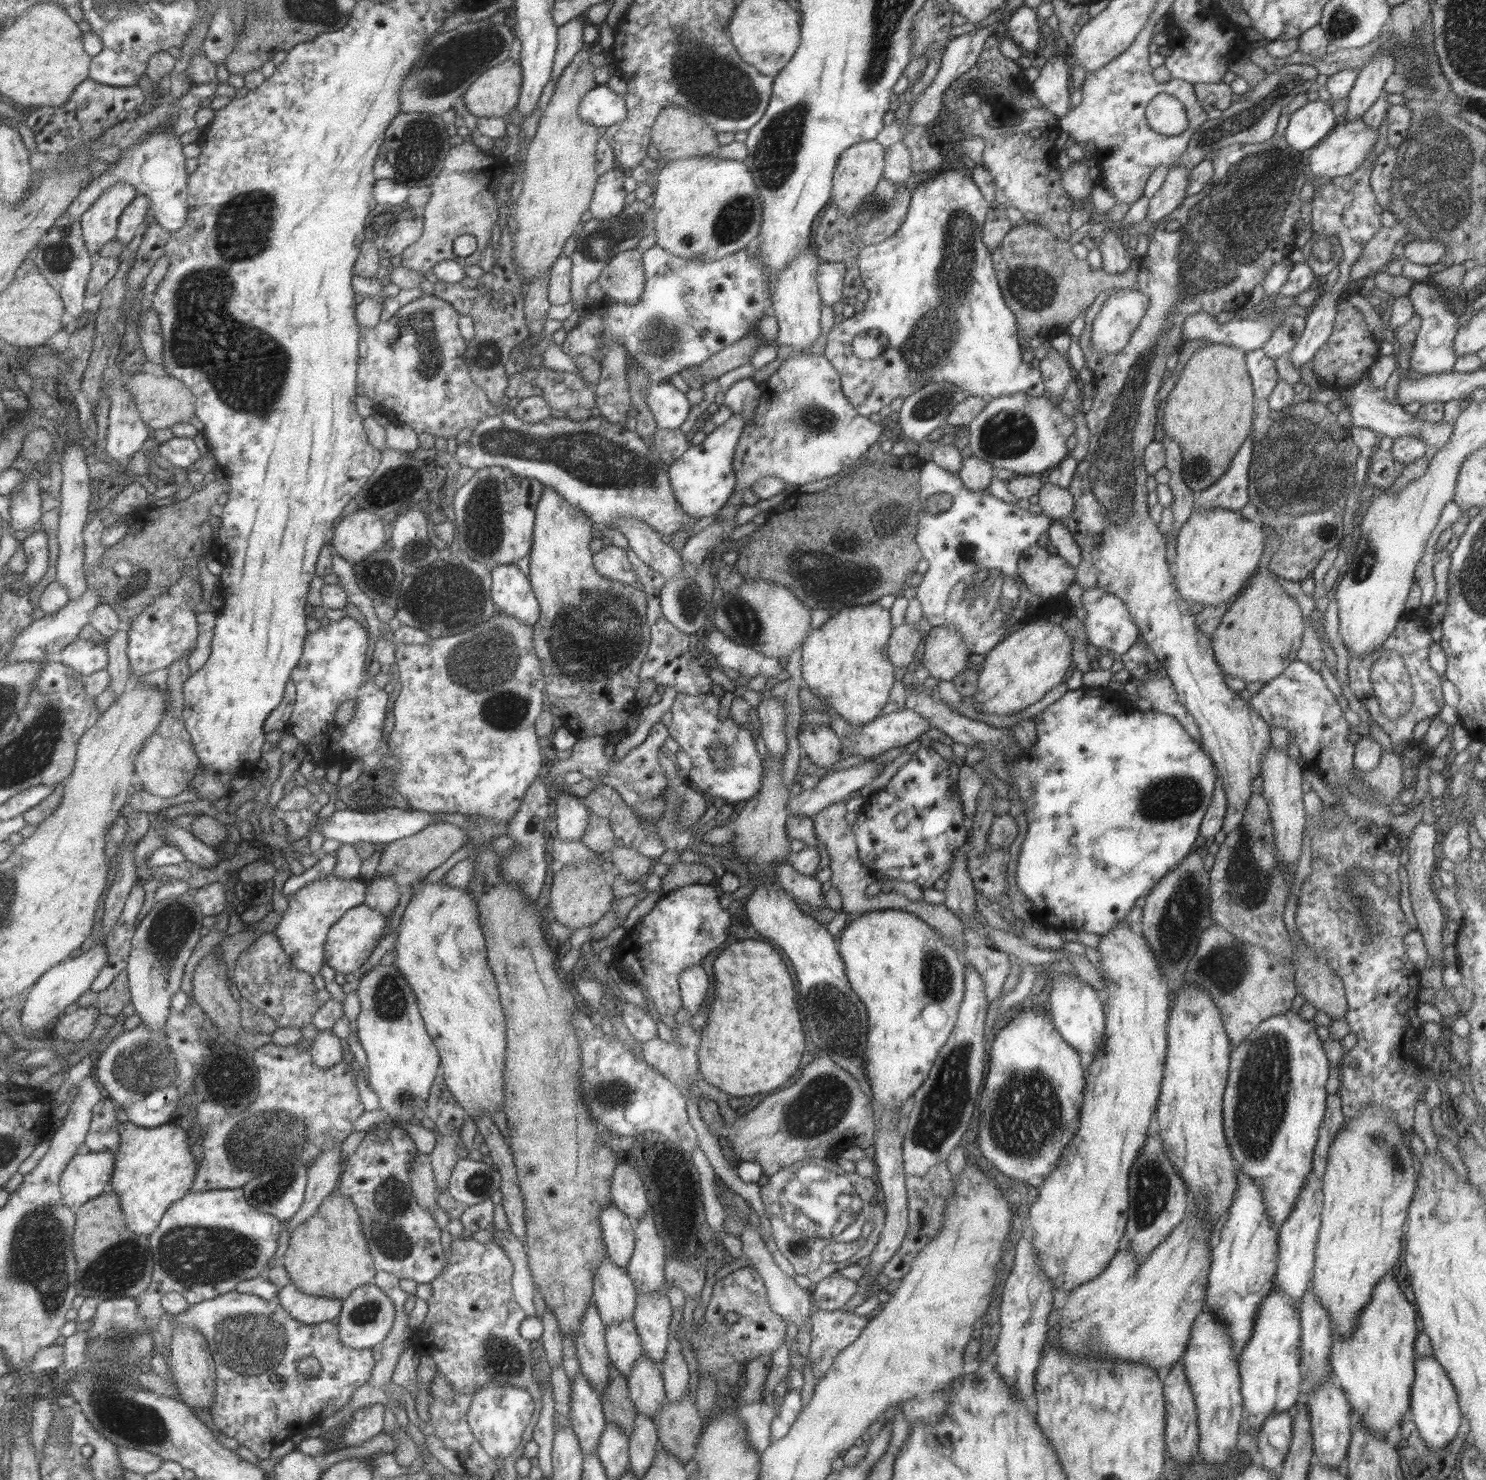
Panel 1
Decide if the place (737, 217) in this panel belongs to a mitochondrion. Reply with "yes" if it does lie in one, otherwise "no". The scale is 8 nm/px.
yes

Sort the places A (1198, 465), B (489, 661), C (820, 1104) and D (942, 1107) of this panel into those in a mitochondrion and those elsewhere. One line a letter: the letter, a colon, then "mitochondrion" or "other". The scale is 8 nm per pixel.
A: mitochondrion
B: mitochondrion
C: mitochondrion
D: mitochondrion

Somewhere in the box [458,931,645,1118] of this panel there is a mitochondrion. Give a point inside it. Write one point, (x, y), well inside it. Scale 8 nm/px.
(607, 1096)

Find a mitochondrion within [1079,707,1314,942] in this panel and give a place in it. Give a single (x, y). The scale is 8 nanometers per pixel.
(1246, 885)

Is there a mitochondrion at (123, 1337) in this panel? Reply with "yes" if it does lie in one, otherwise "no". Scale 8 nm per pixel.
yes

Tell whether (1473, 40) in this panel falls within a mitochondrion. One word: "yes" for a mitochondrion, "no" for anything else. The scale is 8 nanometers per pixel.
yes

